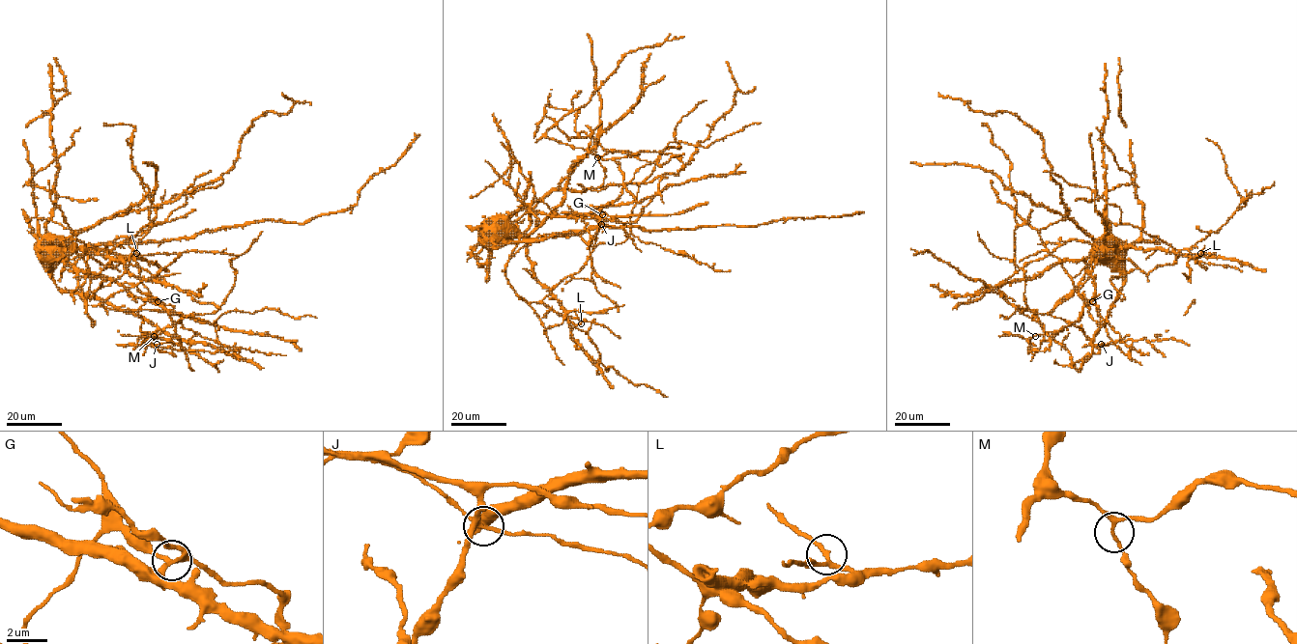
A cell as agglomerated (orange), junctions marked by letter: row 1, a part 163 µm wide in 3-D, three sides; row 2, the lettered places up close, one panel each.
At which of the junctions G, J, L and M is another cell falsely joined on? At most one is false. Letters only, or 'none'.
G

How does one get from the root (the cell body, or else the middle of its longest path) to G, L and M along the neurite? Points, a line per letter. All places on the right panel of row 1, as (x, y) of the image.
G: (1109, 248), (1086, 267), (1093, 276), (1095, 295), (1092, 301)
L: (1109, 248), (1112, 255), (1117, 247), (1163, 248), (1195, 257), (1200, 253)
M: (1109, 248), (1012, 193), (1015, 272), (994, 287), (1017, 309), (1037, 311), (1045, 336), (1028, 352), (1035, 336)

